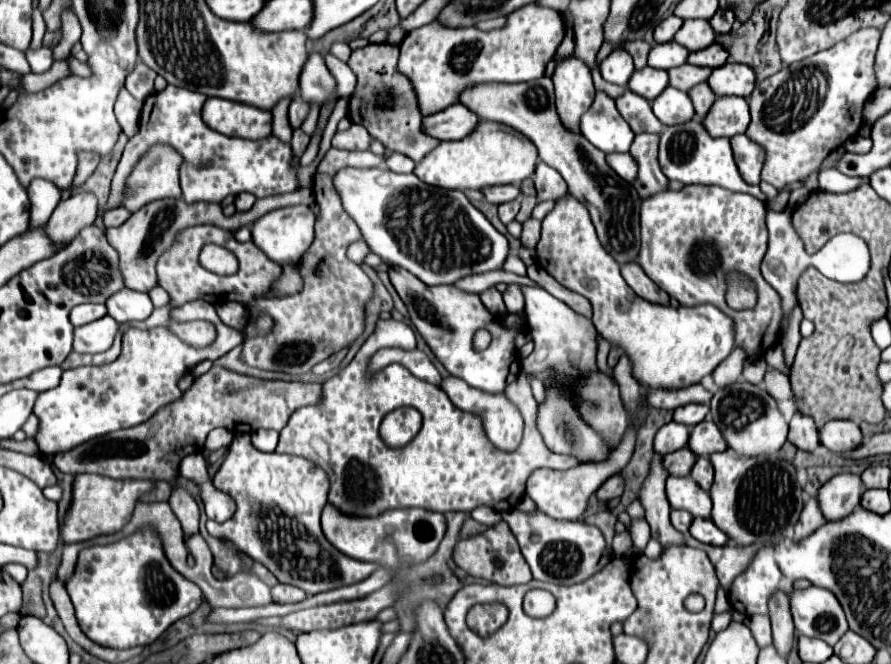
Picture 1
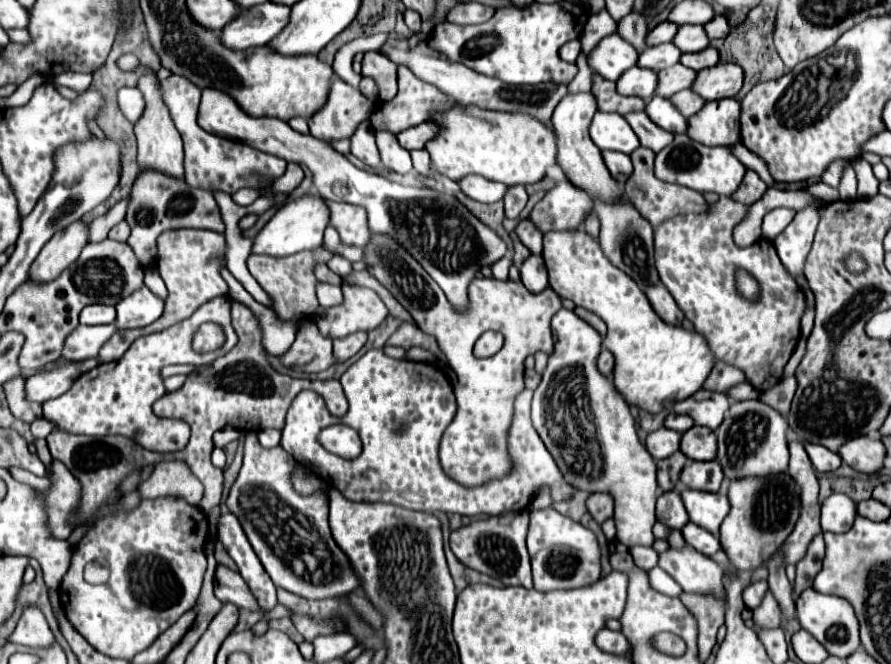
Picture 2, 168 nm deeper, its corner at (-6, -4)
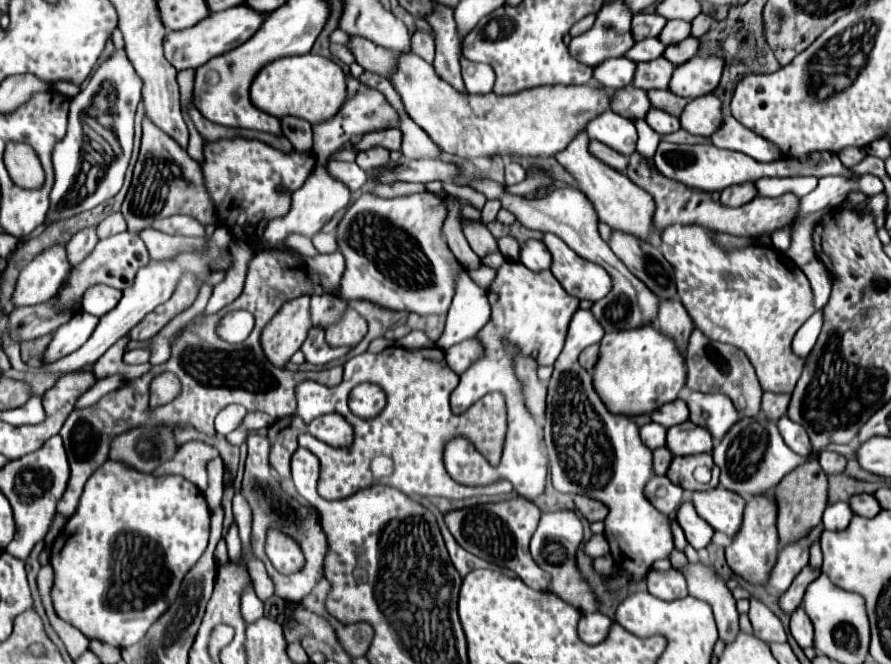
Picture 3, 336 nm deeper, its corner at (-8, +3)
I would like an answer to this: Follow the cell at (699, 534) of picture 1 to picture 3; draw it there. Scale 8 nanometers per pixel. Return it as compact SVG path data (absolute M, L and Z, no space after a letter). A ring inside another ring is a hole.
M691 501L681 503L681 509L677 509L677 513L675 513L675 521L681 525L689 545L693 545L695 549L703 549L709 545L709 541L713 537L713 529L697 515Z

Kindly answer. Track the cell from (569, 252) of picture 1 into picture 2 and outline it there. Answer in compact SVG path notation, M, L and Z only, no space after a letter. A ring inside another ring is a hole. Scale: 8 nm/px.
M581 228L575 230L563 230L563 232L547 232L543 236L543 260L549 272L549 286L563 298L573 300L577 306L583 306L595 314L599 314L607 324L607 336L603 338L603 348L613 352L615 356L615 388L625 396L629 404L635 404L637 408L643 408L647 412L661 412L671 410L671 406L679 400L685 400L687 396L695 394L699 390L711 368L715 366L715 354L711 352L707 340L695 332L685 330L681 326L667 324L657 316L657 312L651 308L647 296L637 286L631 276L627 276L623 270L615 268L607 256L603 256L603 250L599 246L599 240L587 234Z

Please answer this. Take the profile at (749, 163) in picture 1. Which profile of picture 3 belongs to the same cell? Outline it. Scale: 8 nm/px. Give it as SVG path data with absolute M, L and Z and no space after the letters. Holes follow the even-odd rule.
M745 183L745 185L733 185L723 189L721 193L721 205L725 207L741 207L747 201L751 201L755 197L755 185L753 183Z

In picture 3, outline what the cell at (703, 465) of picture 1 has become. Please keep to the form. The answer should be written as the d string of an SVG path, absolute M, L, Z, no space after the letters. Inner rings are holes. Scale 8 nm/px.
M701 453L701 455L689 455L689 457L673 457L673 463L669 465L669 473L667 477L675 483L675 485L681 485L681 489L685 491L709 491L709 489L715 489L719 485L719 469L717 465L713 463L713 457L709 453ZM699 465L705 465L713 471L713 479L707 483L707 485L701 485L695 481L693 477L693 471L695 467Z

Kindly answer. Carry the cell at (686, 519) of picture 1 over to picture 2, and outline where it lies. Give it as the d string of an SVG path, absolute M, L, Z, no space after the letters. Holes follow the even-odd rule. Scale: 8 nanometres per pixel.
M677 490L665 492L657 498L657 520L675 530L685 528L685 524L689 522L689 516L685 512L685 506L683 506Z

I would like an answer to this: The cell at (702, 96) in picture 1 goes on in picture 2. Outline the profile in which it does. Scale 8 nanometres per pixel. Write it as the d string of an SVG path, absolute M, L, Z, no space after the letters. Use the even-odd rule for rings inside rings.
M683 90L677 92L675 96L671 96L671 102L681 110L683 116L693 116L695 112L699 112L705 106L705 100L701 96L697 96L693 90Z

